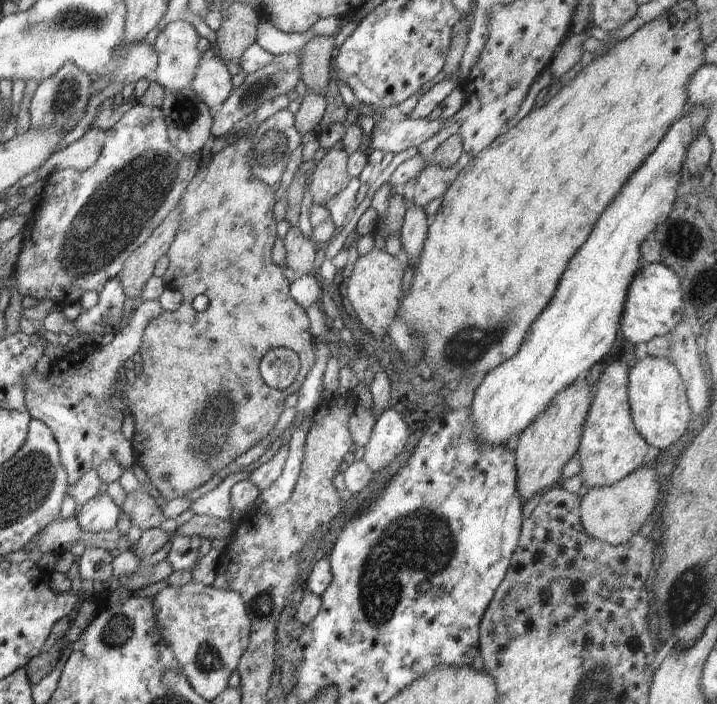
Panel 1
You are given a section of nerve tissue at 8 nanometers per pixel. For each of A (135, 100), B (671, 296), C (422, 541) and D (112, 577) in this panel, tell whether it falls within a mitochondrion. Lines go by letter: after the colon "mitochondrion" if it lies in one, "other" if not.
A: other
B: other
C: mitochondrion
D: other

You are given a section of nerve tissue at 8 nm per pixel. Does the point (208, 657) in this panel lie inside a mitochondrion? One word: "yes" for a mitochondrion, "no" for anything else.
yes

